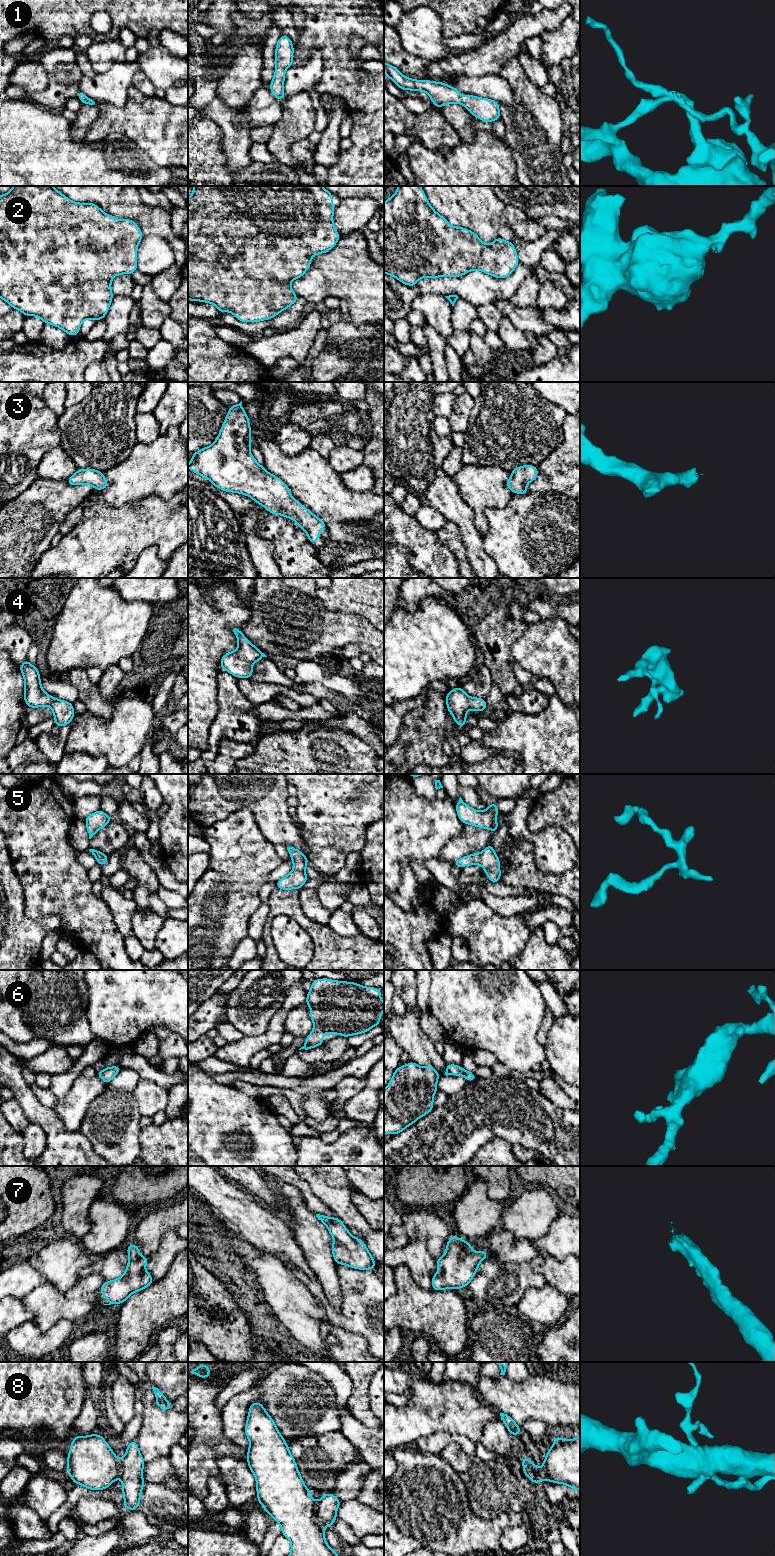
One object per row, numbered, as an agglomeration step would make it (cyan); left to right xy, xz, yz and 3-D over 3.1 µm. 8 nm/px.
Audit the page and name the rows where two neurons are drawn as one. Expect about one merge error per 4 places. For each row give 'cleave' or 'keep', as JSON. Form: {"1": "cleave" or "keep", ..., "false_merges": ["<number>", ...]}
{"1": "keep", "2": "keep", "3": "keep", "4": "keep", "5": "keep", "6": "keep", "7": "keep", "8": "cleave", "false_merges": ["8"]}

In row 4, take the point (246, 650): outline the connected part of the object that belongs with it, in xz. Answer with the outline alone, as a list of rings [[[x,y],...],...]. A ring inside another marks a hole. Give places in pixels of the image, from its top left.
[[[234,628],[233,632],[238,639],[238,648],[222,656],[220,667],[236,678],[250,679],[253,673],[252,664],[267,656],[255,647],[241,630]]]

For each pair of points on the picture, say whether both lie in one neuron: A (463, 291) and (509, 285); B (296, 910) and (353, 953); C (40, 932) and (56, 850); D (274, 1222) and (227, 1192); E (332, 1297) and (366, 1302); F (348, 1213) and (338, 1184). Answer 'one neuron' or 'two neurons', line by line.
A: one neuron
B: one neuron
C: two neurons
D: one neuron
E: two neurons
F: one neuron

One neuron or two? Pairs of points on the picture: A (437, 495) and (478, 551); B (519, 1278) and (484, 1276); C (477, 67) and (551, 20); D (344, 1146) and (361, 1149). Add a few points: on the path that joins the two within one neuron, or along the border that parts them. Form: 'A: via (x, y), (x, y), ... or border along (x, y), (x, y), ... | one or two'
A: via (451, 509), (466, 524), (471, 537) | one
B: via (510, 1278), (493, 1278) | one
C: via (495, 52), (503, 47), (523, 27), (533, 25) | one
D: via (348, 1149), (357, 1149) | one

